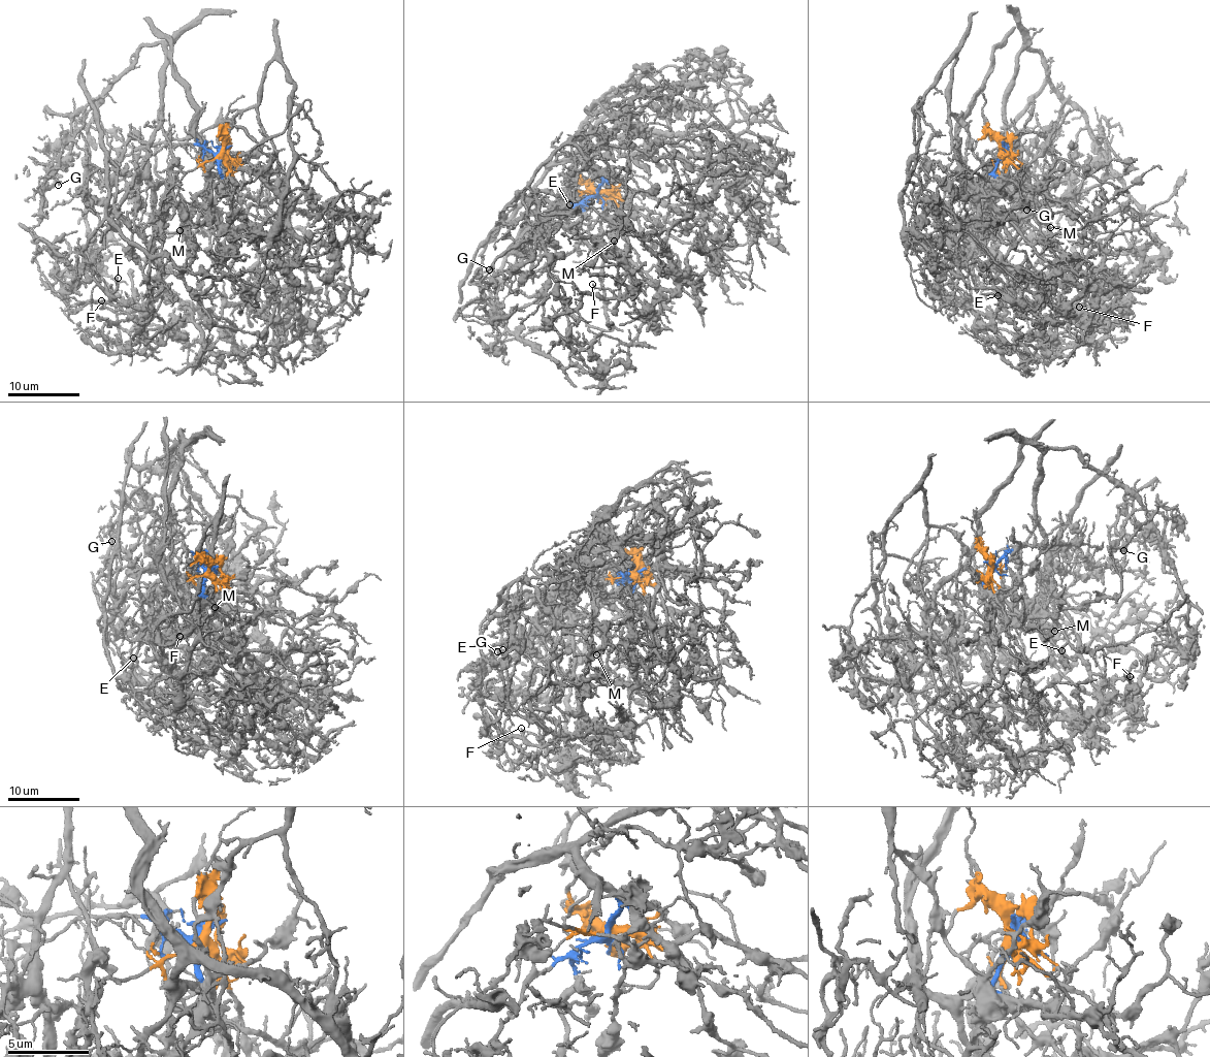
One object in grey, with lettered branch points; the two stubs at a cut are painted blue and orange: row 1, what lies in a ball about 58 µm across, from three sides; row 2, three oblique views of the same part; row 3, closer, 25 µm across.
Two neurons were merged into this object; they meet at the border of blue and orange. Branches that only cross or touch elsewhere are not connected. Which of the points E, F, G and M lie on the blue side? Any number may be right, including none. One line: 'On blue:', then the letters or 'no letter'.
On blue: no letter

